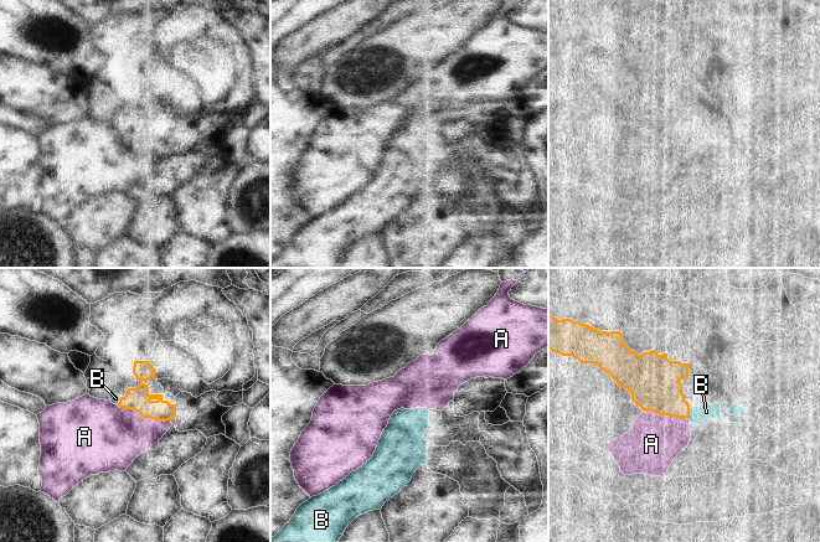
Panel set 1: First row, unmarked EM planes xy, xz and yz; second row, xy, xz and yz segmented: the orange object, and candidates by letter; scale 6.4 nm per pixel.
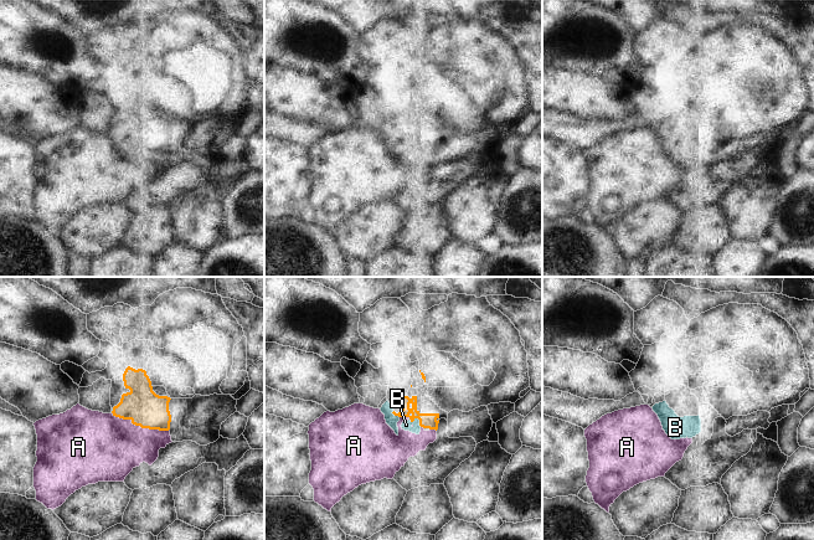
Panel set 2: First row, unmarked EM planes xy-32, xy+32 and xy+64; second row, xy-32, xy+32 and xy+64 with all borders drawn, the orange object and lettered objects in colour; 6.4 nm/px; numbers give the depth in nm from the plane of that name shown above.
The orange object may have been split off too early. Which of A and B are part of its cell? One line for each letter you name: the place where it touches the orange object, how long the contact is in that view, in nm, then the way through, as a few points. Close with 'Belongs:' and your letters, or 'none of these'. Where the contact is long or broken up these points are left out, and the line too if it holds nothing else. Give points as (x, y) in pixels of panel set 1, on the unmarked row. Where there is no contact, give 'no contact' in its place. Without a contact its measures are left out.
B: meets orange in yz at (689, 135); contact 60 nm long; runs through yz (659, 112), (675, 128), (689, 135), (706, 134)
Belongs: B

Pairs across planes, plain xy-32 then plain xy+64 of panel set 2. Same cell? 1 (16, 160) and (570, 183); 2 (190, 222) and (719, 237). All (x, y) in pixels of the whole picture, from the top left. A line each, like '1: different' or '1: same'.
1: same
2: different

